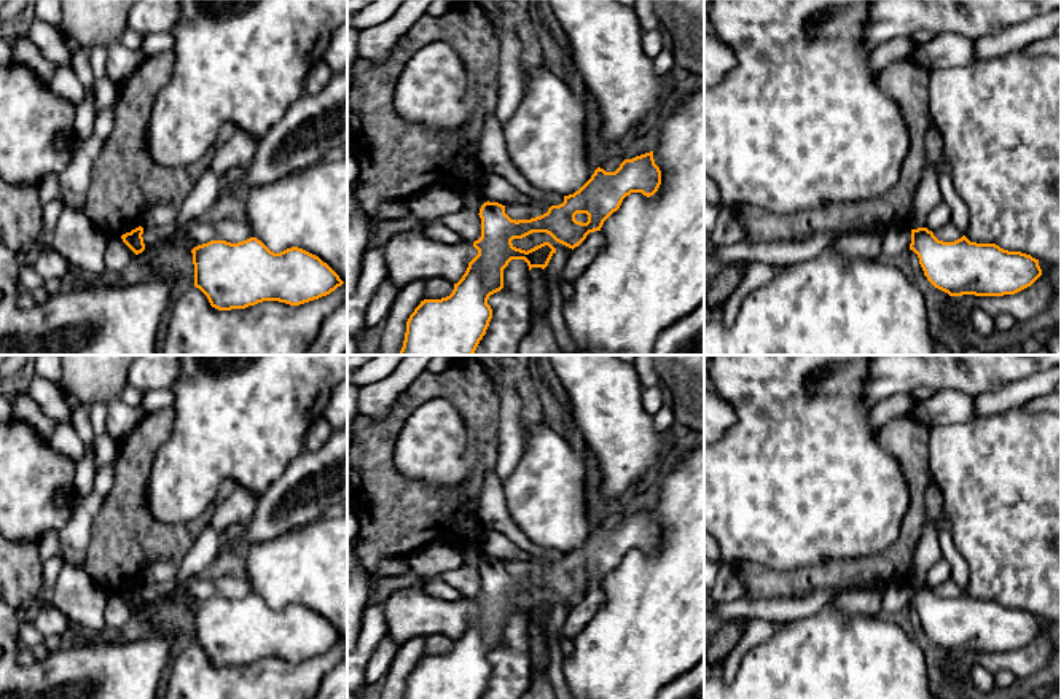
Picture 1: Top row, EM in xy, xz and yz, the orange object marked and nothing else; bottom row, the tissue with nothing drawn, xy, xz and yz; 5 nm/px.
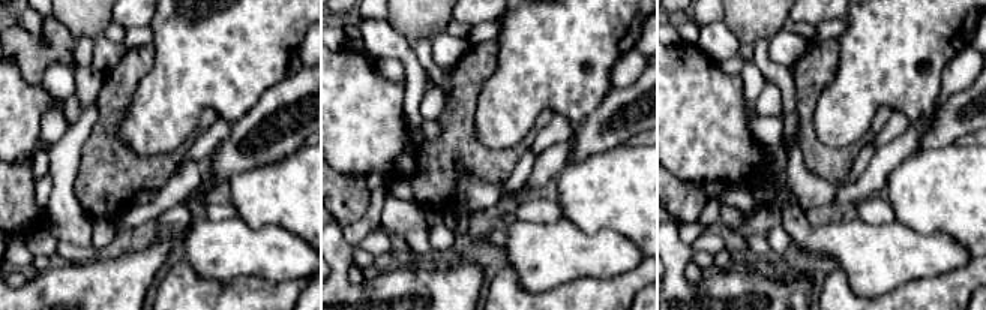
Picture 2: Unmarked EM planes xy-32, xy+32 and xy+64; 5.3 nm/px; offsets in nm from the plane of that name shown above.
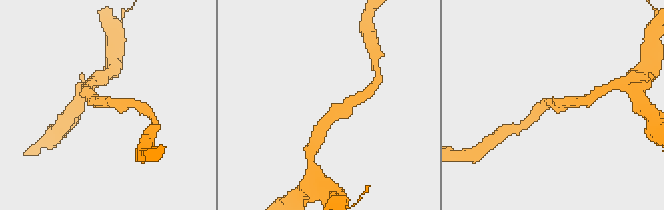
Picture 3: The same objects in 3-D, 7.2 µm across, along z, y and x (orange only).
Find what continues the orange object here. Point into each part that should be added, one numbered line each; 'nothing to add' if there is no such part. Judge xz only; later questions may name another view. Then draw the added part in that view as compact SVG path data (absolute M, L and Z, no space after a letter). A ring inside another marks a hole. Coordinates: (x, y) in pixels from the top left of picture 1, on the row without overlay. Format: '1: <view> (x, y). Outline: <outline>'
nothing to add

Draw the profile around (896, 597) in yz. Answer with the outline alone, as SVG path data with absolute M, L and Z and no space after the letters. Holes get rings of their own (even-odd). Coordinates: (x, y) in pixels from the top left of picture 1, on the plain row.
M900 583L892 584L883 591L881 615L894 616L895 613L906 610L911 600L911 584Z

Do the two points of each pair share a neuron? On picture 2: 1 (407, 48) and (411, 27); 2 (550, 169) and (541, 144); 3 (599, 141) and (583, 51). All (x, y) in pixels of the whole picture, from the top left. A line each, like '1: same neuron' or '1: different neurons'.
1: different neurons
2: different neurons
3: different neurons

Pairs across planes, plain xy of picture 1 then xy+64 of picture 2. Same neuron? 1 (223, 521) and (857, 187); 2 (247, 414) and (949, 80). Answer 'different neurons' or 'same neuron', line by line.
1: different neurons
2: different neurons

